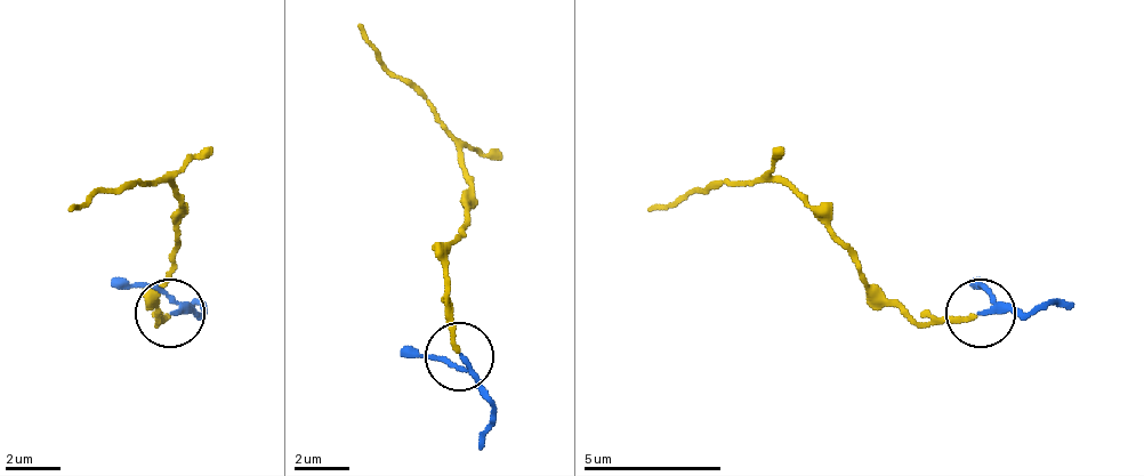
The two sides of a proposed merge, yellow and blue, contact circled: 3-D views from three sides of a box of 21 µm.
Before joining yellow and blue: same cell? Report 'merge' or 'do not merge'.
merge

